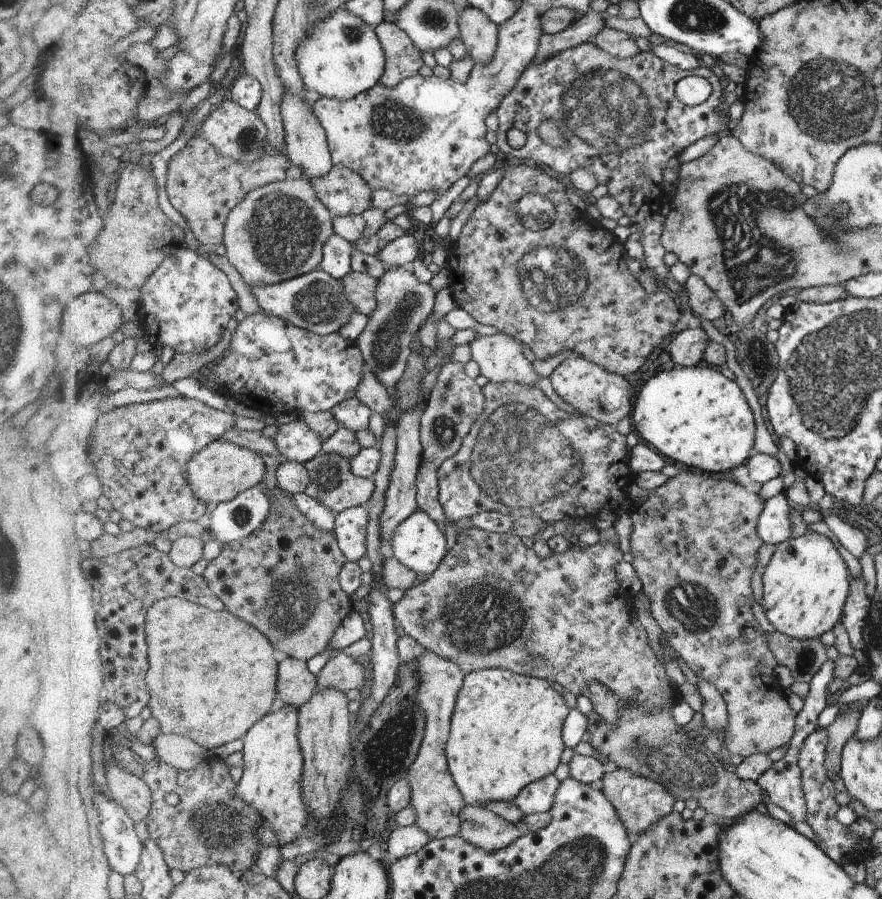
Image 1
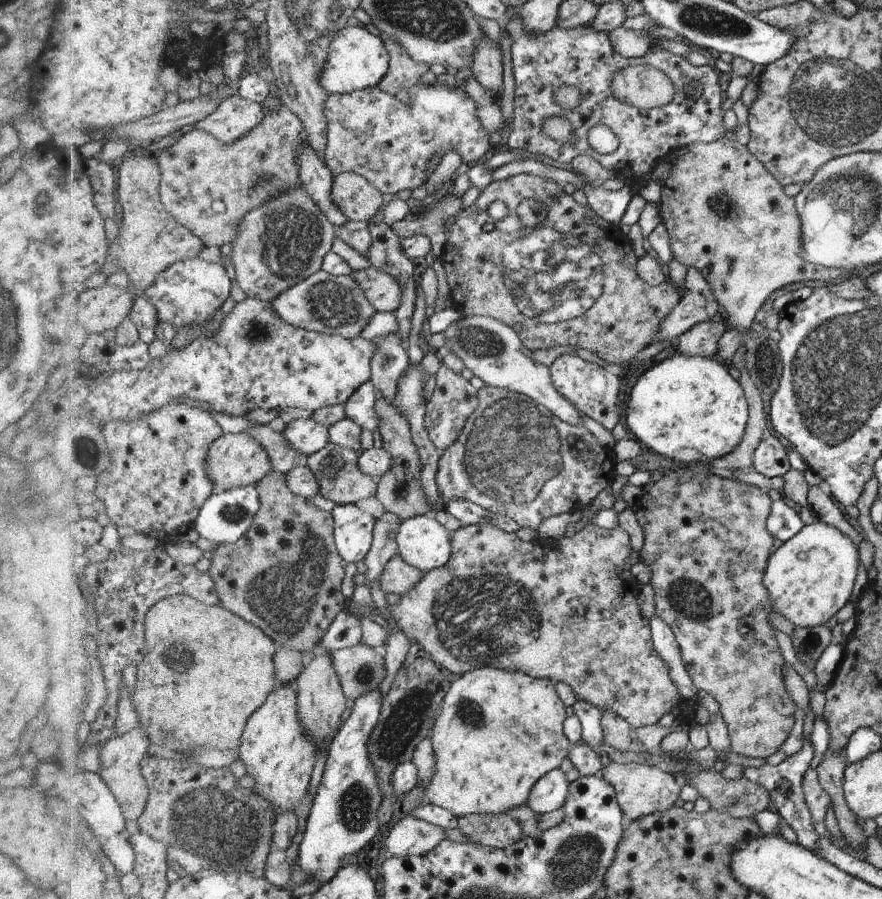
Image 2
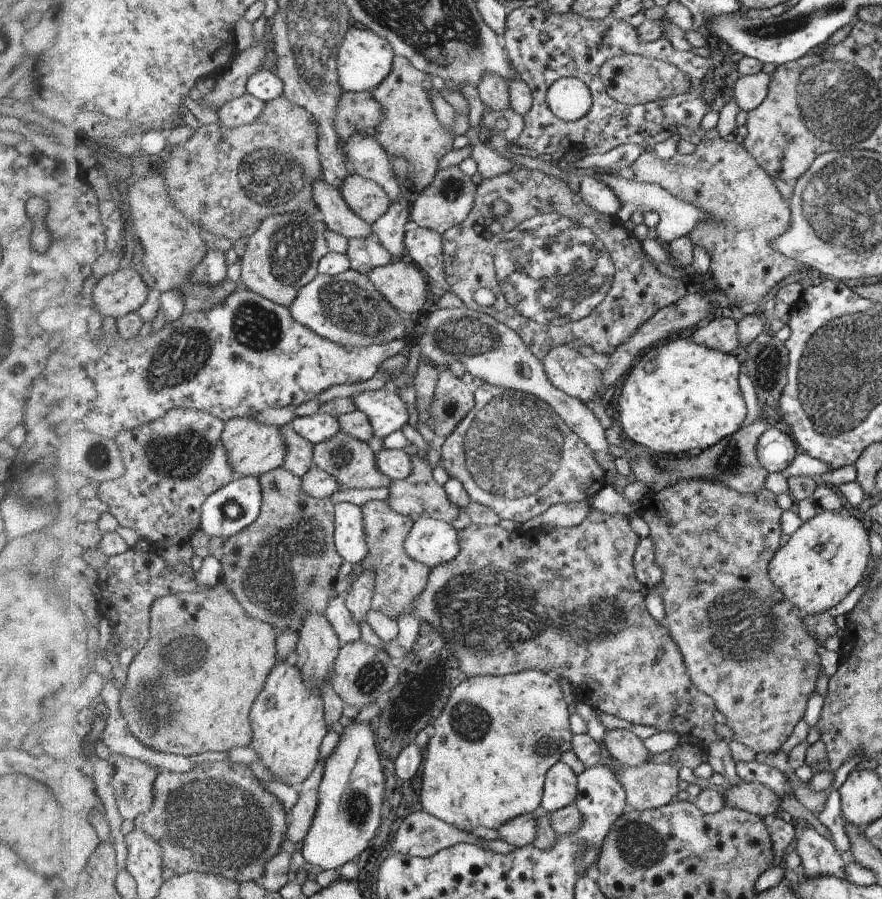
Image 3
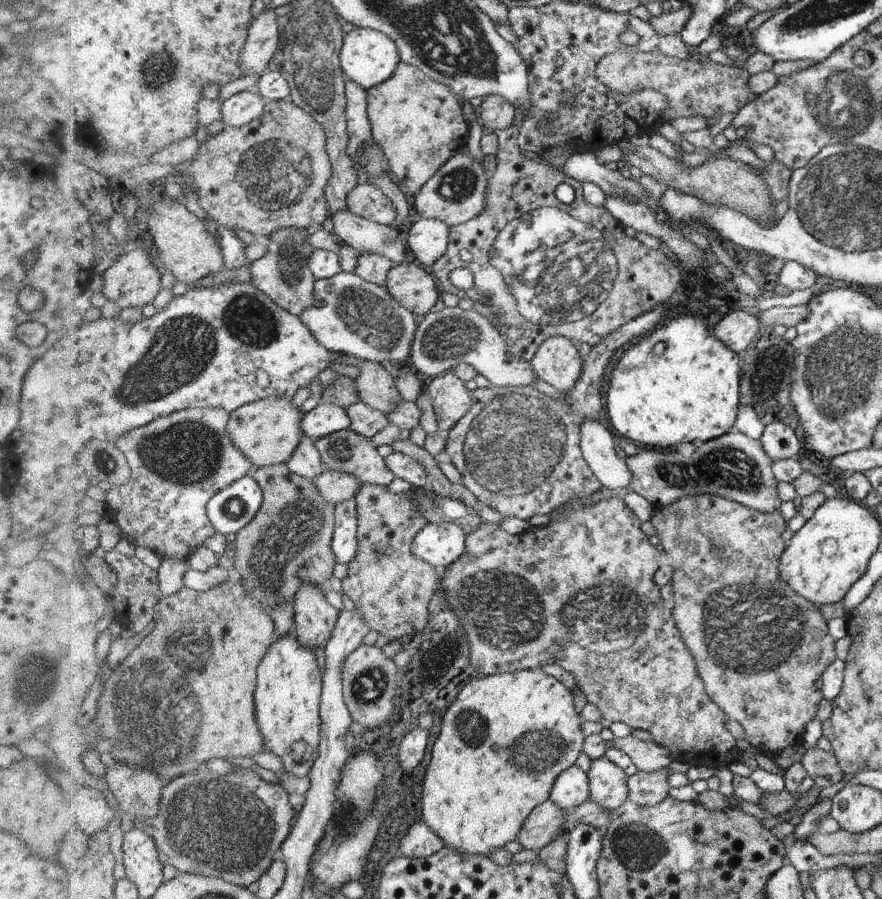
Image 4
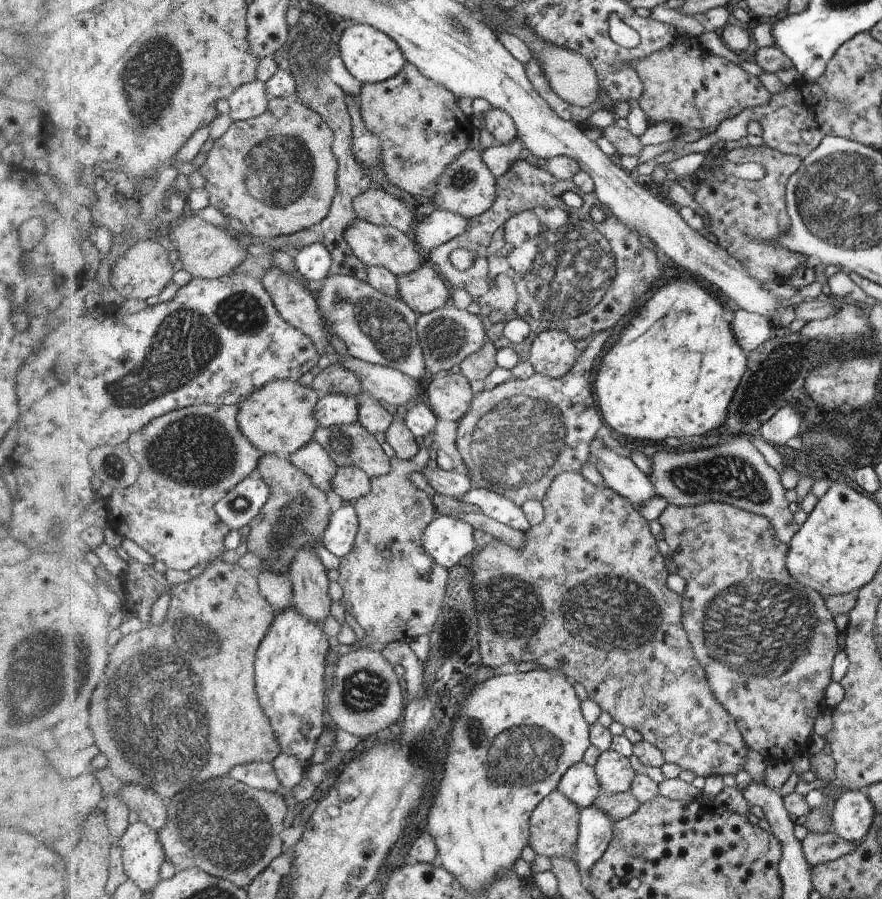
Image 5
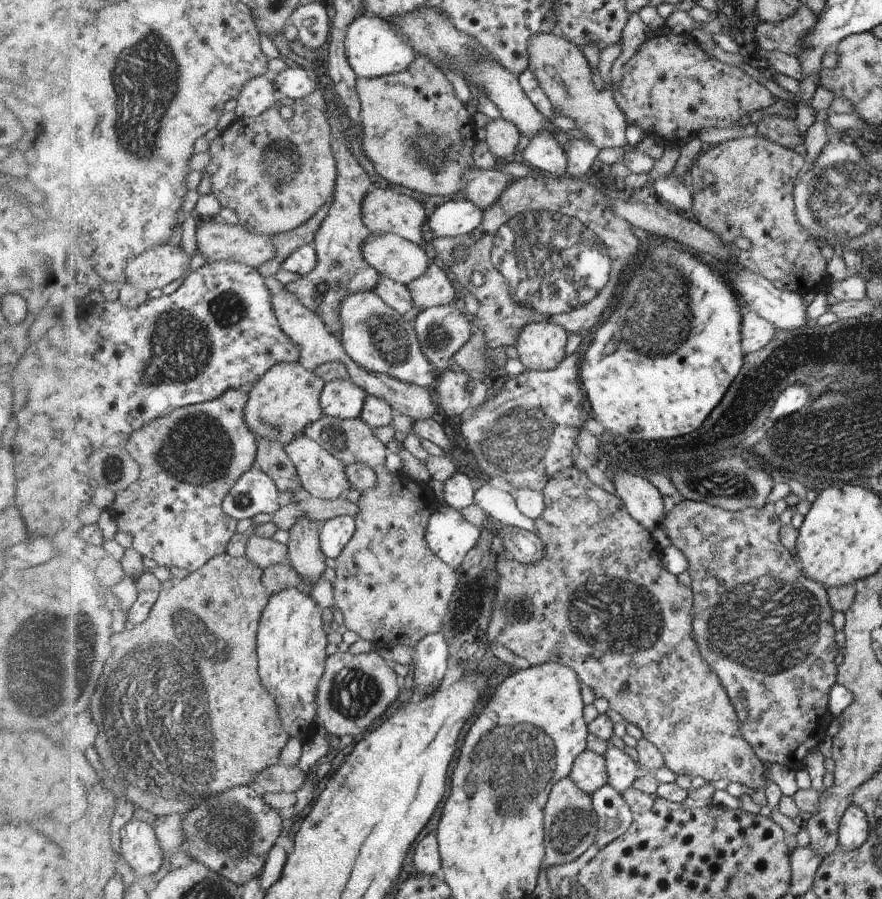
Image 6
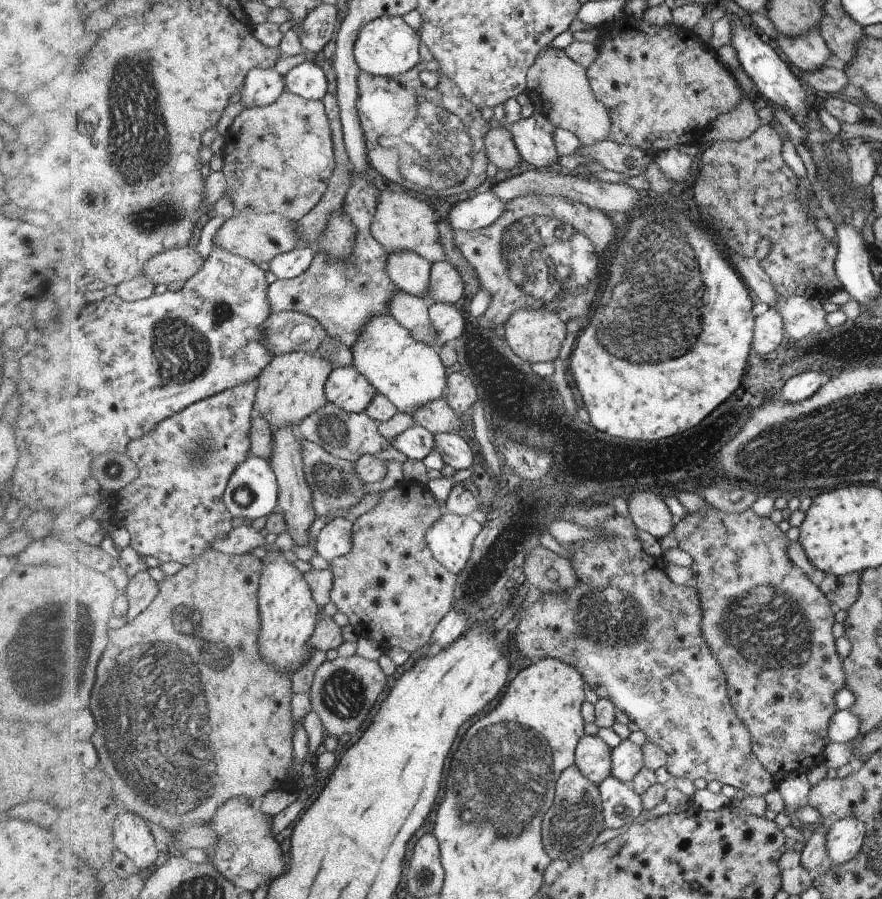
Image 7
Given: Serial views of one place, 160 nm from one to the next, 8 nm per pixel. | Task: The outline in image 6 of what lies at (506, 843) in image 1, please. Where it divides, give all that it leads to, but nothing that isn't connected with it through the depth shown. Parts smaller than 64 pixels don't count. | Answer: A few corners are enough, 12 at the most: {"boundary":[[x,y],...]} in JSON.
{"boundary":[[568,776],[544,808],[542,865],[576,860],[597,836],[591,796]]}

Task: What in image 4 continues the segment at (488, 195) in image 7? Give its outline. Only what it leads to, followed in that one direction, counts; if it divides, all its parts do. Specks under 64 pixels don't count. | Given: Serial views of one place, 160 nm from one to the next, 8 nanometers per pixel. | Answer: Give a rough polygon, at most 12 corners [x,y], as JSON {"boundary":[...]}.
{"boundary":[[424,218],[404,235],[418,264],[429,270],[448,250],[449,227]]}

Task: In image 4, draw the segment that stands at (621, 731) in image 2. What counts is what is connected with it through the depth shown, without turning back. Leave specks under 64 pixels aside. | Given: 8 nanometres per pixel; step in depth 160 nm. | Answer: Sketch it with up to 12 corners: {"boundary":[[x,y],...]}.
{"boundary":[[633,735],[611,745],[628,754],[639,771],[654,772],[674,760],[656,741]]}

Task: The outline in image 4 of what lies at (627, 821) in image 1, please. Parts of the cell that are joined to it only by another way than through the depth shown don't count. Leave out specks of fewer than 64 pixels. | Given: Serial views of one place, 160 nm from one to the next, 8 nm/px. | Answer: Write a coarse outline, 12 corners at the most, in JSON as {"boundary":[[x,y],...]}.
{"boundary":[[668,767],[629,776],[629,800],[641,807],[668,796]]}

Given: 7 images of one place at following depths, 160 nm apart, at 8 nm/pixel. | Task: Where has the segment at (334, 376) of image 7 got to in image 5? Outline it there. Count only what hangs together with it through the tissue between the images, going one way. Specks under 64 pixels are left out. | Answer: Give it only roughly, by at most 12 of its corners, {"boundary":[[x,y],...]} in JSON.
{"boundary":[[328,394],[318,400],[319,428],[355,424],[357,396]]}

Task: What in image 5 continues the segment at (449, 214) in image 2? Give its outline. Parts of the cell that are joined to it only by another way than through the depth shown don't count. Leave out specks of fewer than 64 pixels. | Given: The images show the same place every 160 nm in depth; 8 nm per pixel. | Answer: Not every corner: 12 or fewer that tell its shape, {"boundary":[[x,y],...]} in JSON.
{"boundary":[[479,123],[436,182],[434,206],[466,218],[490,209],[497,179]]}

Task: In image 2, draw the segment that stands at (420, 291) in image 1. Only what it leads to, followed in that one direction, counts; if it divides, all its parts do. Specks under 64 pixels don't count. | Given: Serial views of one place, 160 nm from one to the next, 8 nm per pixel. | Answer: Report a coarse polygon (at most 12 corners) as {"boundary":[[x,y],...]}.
{"boundary":[[402,333],[373,339],[370,382],[395,406],[409,367]]}

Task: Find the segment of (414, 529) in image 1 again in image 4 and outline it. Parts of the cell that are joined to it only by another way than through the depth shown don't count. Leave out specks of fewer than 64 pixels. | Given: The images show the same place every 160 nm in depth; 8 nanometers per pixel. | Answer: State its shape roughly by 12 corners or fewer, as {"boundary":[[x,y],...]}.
{"boundary":[[453,522],[426,523],[413,553],[435,568],[465,551],[467,535]]}

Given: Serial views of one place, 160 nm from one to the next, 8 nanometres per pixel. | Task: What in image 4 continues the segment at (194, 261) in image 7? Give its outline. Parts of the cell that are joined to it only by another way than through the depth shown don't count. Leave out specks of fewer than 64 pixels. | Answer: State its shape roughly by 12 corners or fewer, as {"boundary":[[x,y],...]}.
{"boundary":[[148,250],[122,253],[101,290],[123,309],[148,306],[162,274]]}

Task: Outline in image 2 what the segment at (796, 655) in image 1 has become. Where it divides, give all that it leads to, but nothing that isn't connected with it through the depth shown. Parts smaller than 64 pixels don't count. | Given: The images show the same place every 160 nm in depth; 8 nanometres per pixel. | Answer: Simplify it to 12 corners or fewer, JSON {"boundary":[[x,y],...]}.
{"boundary":[[826,625],[796,627],[792,644],[814,670],[832,640]]}

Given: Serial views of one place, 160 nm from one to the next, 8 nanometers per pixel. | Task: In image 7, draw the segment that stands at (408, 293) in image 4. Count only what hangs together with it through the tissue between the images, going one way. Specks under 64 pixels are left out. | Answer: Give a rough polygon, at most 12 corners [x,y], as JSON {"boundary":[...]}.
{"boundary":[[448,261],[431,263],[429,303],[454,305],[464,285]]}

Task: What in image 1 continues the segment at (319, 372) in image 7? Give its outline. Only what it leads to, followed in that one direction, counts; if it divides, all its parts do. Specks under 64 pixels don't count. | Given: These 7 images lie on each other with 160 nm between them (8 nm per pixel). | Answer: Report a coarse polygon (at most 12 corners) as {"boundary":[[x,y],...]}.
{"boundary":[[224,438],[187,466],[212,508],[263,483],[266,460]]}

